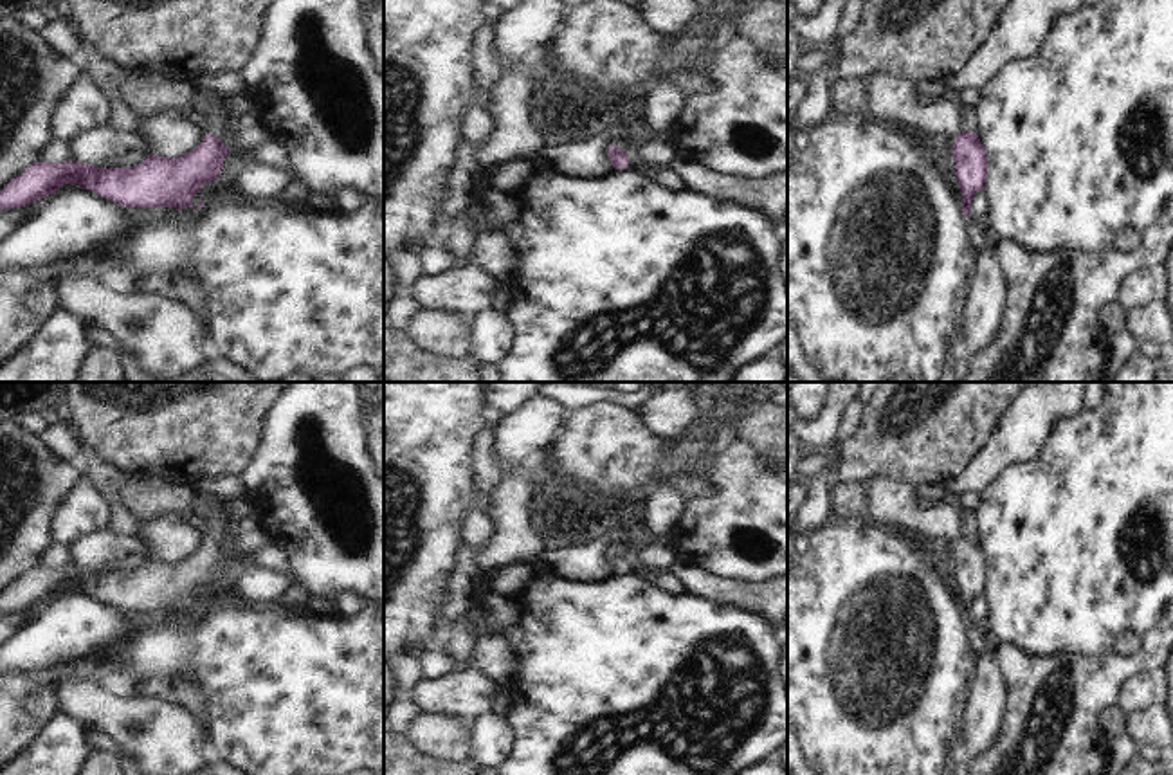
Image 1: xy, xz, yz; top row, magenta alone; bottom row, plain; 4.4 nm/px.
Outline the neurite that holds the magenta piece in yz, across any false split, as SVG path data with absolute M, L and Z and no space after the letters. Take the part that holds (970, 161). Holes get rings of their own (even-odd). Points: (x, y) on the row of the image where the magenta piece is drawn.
M872 74L867 79L874 117L915 124L926 132L944 132L955 141L951 150L955 177L962 193L962 213L969 218L973 196L984 189L987 180L987 157L980 137L966 130L957 96L946 92L926 103L915 90L917 81L910 78Z

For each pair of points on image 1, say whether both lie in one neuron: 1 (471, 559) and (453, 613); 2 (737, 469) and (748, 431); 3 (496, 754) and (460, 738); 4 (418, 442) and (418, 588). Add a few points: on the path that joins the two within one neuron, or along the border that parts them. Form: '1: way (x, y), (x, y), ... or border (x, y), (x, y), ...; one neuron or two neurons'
1: way (467, 572), (460, 601); one neuron
2: border (736, 440), (754, 446), (761, 453); two neurons
3: border (471, 721), (474, 756); two neurons
4: way (420, 478), (426, 491), (426, 532), (420, 552); one neuron

